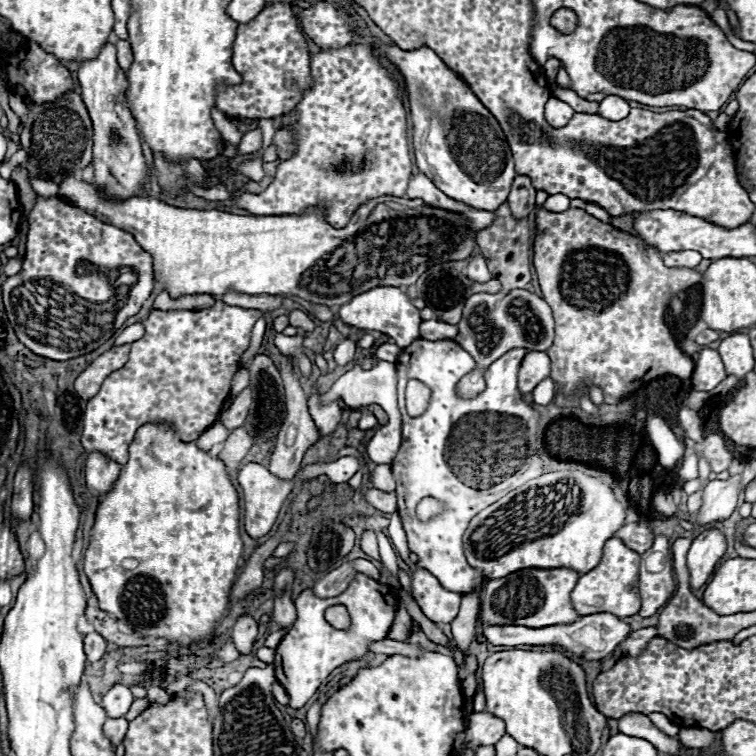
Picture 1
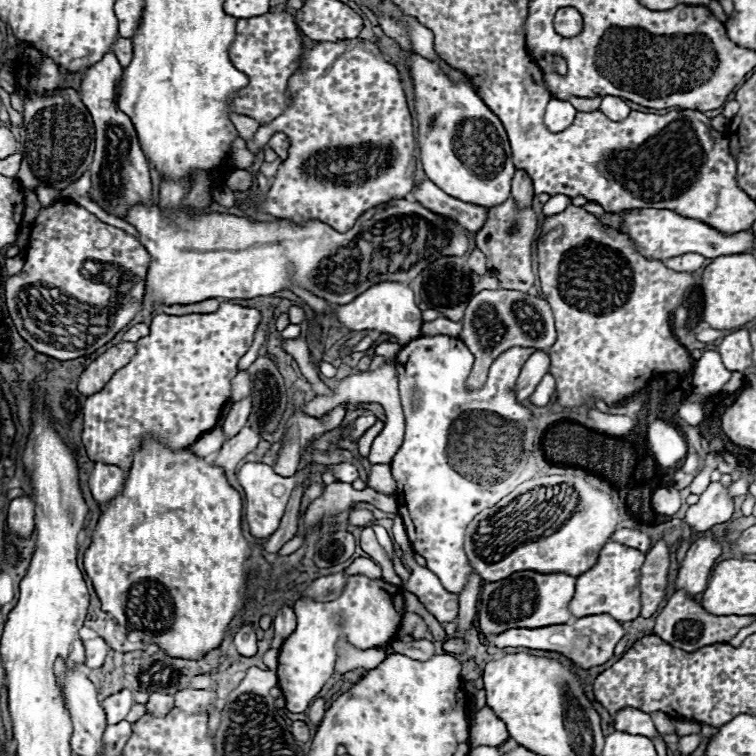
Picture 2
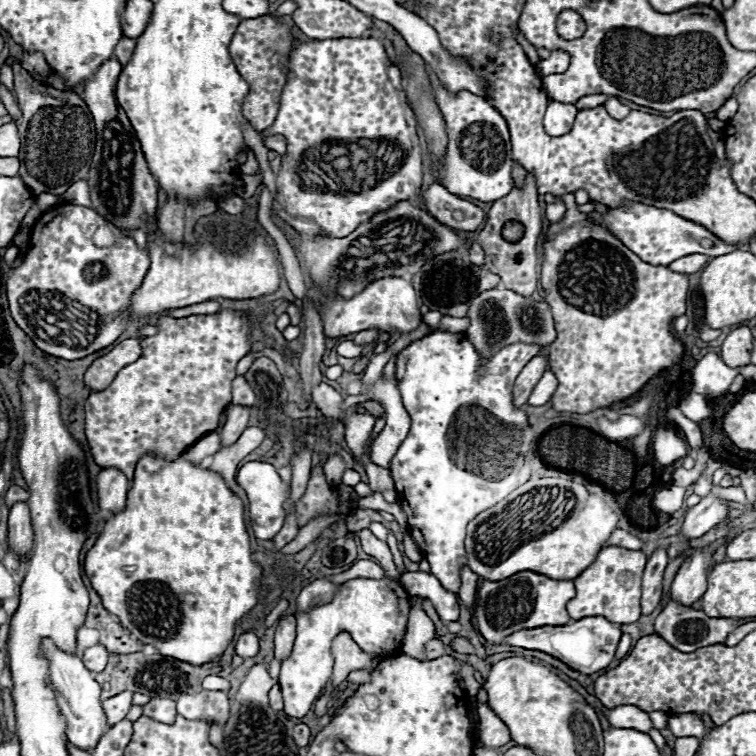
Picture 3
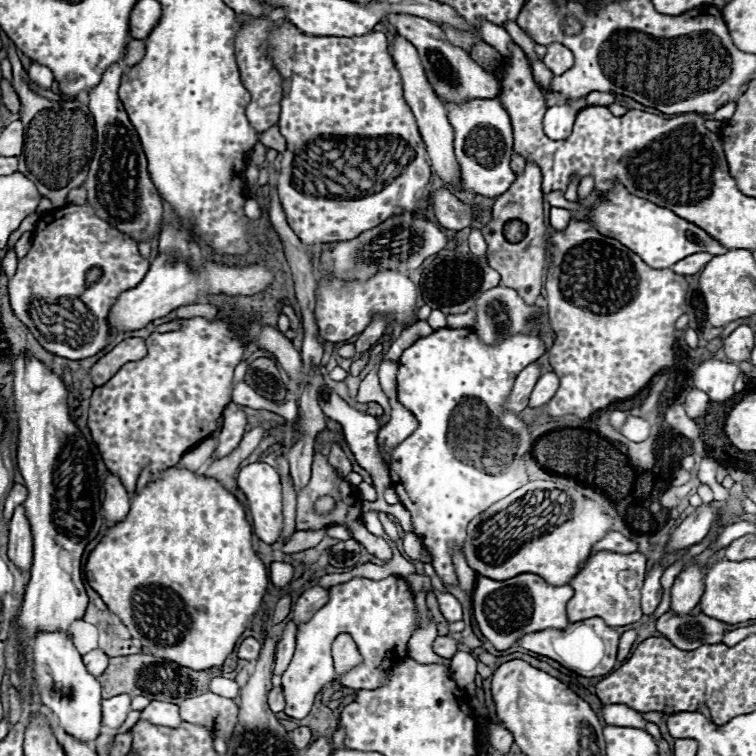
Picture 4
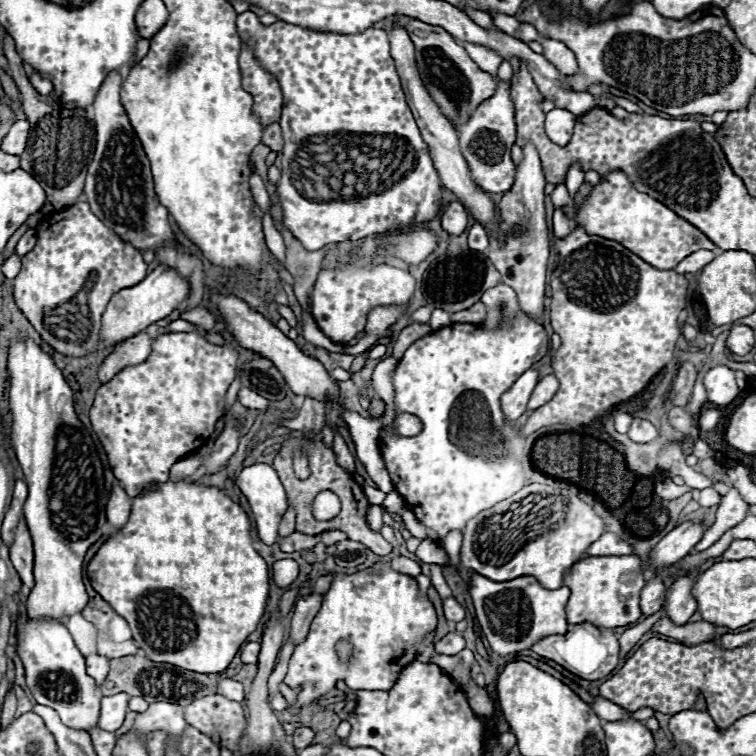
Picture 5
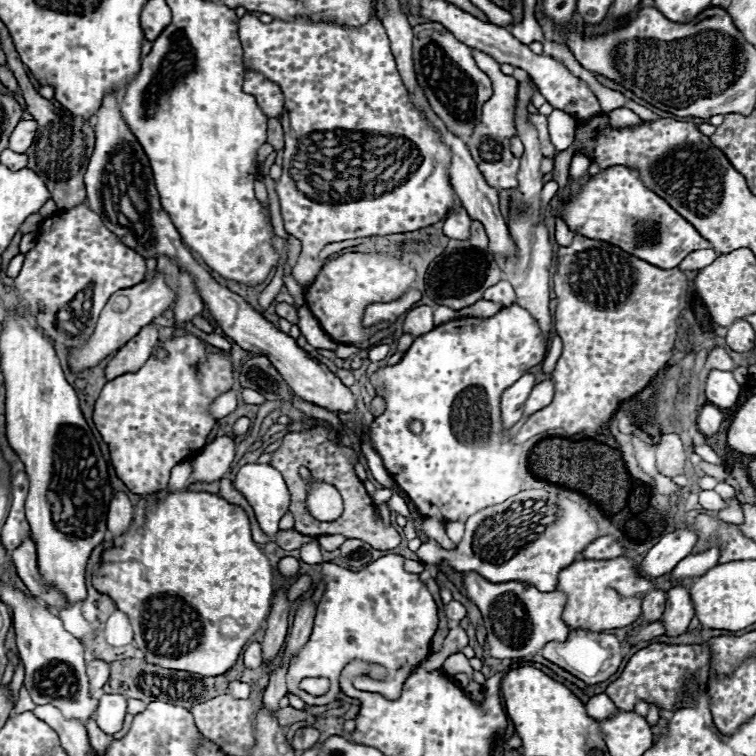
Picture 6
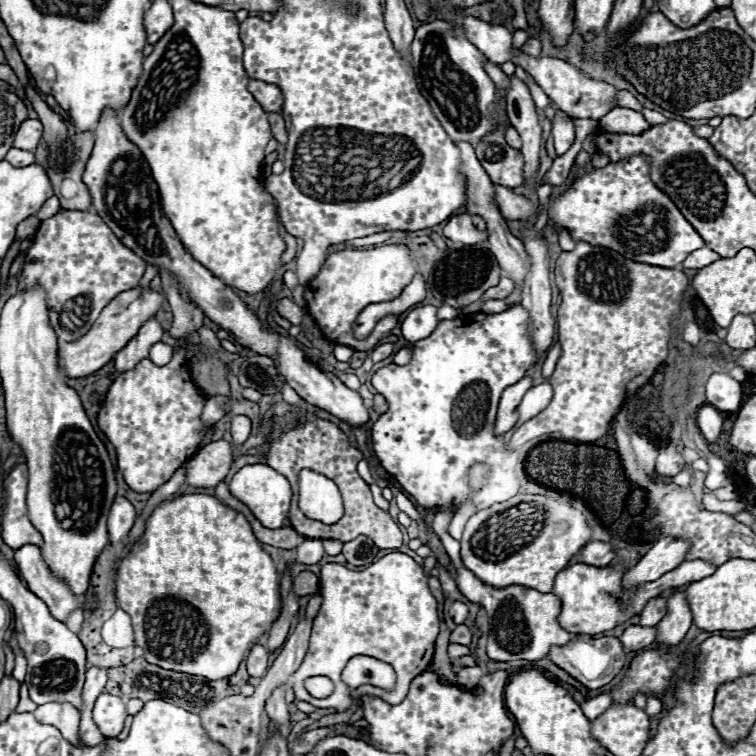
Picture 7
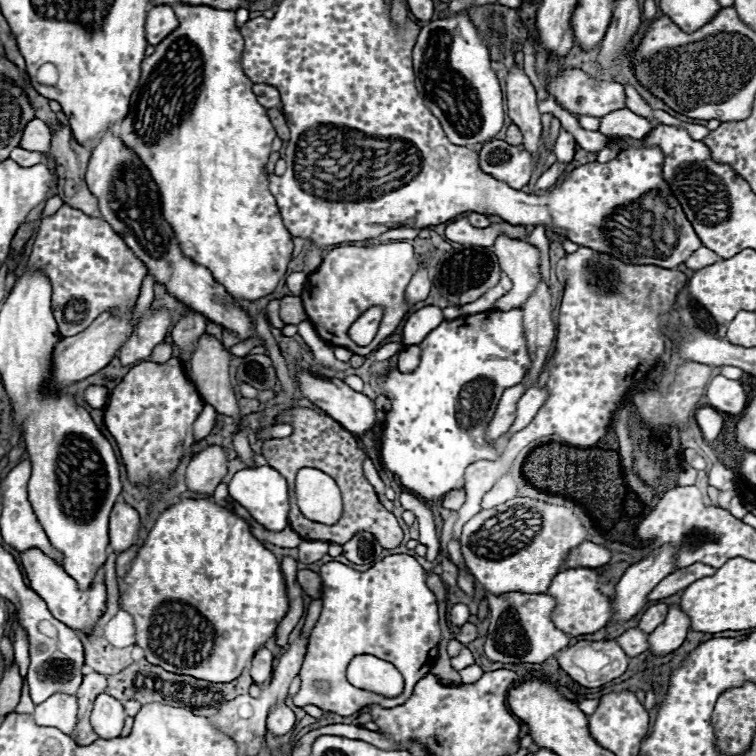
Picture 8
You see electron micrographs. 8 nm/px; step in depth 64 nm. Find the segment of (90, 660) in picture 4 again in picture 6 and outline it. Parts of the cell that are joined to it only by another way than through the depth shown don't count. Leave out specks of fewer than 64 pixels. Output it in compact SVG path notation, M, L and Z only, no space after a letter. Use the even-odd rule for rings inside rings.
M92 660L88 662L88 688L90 688L90 696L100 694L102 686L108 682L108 664L102 664L100 660Z

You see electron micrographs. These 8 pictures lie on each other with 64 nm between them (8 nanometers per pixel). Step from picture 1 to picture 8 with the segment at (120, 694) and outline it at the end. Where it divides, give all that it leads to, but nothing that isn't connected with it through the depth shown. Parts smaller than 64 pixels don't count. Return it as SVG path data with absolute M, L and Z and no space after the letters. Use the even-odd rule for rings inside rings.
M100 694L94 700L90 724L100 738L104 738L104 740L118 738L122 732L122 726L124 726L124 718L126 718L124 706L116 698L112 698L108 694Z

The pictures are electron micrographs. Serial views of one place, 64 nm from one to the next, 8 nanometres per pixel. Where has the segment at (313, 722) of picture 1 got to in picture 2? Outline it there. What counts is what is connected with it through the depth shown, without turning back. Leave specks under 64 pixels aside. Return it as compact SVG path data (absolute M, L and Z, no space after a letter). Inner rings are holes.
M318 698L318 700L314 700L314 702L312 702L312 706L310 706L308 710L310 710L310 720L314 720L314 722L320 722L320 720L322 720L322 716L324 716L324 712L326 712L324 698Z

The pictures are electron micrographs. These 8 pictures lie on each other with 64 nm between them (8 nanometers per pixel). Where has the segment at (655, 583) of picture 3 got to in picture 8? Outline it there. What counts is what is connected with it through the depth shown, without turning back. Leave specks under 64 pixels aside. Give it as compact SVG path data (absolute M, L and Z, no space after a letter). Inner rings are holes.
M656 604L656 606L650 606L642 618L640 618L640 624L638 628L644 632L644 634L652 634L664 620L666 620L666 614L668 614L668 606L666 604Z

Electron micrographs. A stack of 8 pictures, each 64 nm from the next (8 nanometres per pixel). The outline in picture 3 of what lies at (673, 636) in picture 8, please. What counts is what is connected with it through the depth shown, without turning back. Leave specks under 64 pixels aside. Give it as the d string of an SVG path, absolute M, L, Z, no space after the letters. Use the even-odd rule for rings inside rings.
M708 546L696 548L692 554L692 560L686 558L682 568L678 570L674 582L672 582L672 600L680 606L692 606L696 600L702 598L702 592L706 592L706 576L710 568L712 554L708 552Z

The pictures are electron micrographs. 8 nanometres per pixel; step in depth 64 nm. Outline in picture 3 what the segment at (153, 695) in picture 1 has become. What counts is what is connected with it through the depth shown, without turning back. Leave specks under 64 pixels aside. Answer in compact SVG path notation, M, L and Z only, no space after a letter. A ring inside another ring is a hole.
M152 698L146 706L144 706L144 714L156 722L164 722L164 724L174 724L176 720L176 702L174 700L166 700L166 698Z

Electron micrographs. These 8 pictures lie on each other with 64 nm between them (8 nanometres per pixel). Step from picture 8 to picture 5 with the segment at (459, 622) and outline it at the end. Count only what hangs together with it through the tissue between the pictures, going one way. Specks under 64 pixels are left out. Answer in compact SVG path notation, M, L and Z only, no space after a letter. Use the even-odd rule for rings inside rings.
M446 598L446 600L444 600L444 614L446 614L446 618L452 620L452 622L464 620L464 608L462 608L454 598Z

